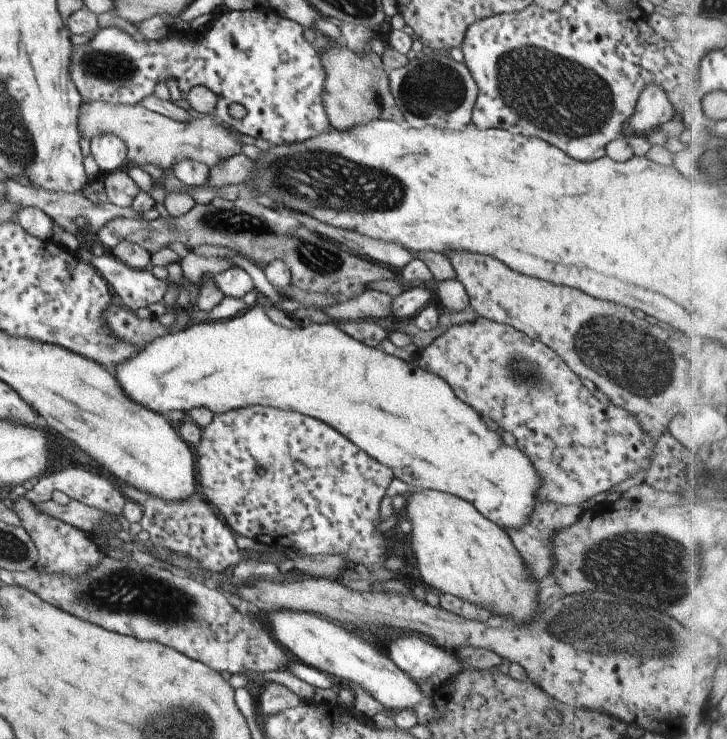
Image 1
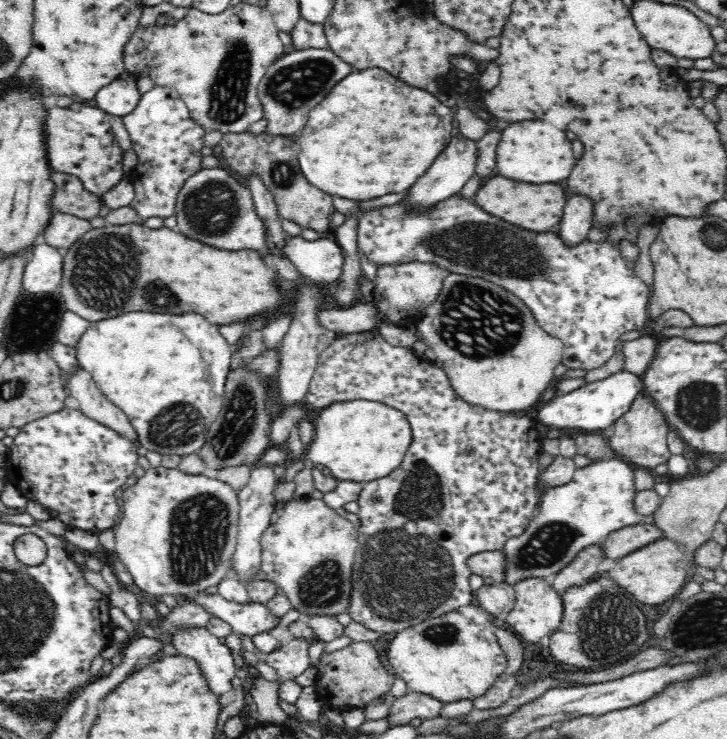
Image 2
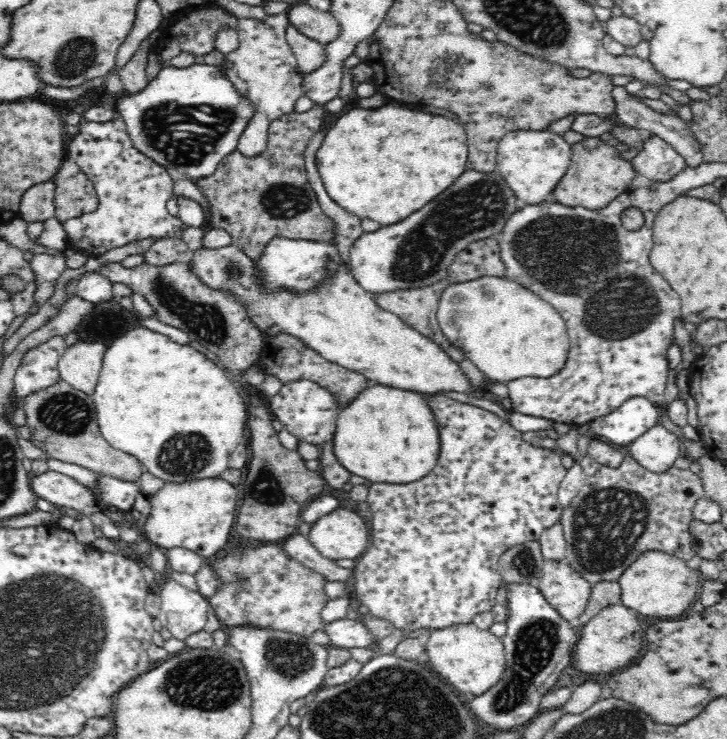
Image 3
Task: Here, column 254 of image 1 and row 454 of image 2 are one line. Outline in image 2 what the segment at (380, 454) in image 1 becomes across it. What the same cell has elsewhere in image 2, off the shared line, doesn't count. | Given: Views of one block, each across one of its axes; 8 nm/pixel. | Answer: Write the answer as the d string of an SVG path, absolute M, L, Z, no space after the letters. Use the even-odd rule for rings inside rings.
M352 400L324 408L314 420L314 438L303 459L323 468L337 480L366 483L388 476L403 462L412 440L406 415L370 400Z

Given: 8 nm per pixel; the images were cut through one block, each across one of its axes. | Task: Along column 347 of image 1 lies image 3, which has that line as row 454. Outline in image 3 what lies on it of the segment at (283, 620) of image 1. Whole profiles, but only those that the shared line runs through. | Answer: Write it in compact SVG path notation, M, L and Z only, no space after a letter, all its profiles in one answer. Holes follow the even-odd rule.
M661 423L649 428L642 436L630 443L630 456L650 472L663 474L674 467L680 455L678 437Z

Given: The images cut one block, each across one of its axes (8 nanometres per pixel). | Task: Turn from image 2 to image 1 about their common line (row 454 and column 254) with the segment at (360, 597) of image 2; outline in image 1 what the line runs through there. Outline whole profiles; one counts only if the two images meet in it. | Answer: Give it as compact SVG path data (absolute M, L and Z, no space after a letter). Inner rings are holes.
M260 405L243 406L238 410L214 414L212 421L205 428L201 428L201 437L195 447L196 466L198 466L202 492L206 494L207 500L216 506L216 510L222 514L225 523L236 534L240 534L241 537L253 538L271 549L294 549L307 555L338 555L344 557L352 565L364 564L370 571L370 580L372 581L386 582L390 578L398 576L396 571L390 571L387 567L386 558L388 552L390 552L390 547L386 543L384 533L378 531L378 525L382 524L382 521L379 520L380 502L382 502L382 498L386 495L386 489L394 478L393 470L366 454L364 450L342 436L329 424L296 411L285 411Z

